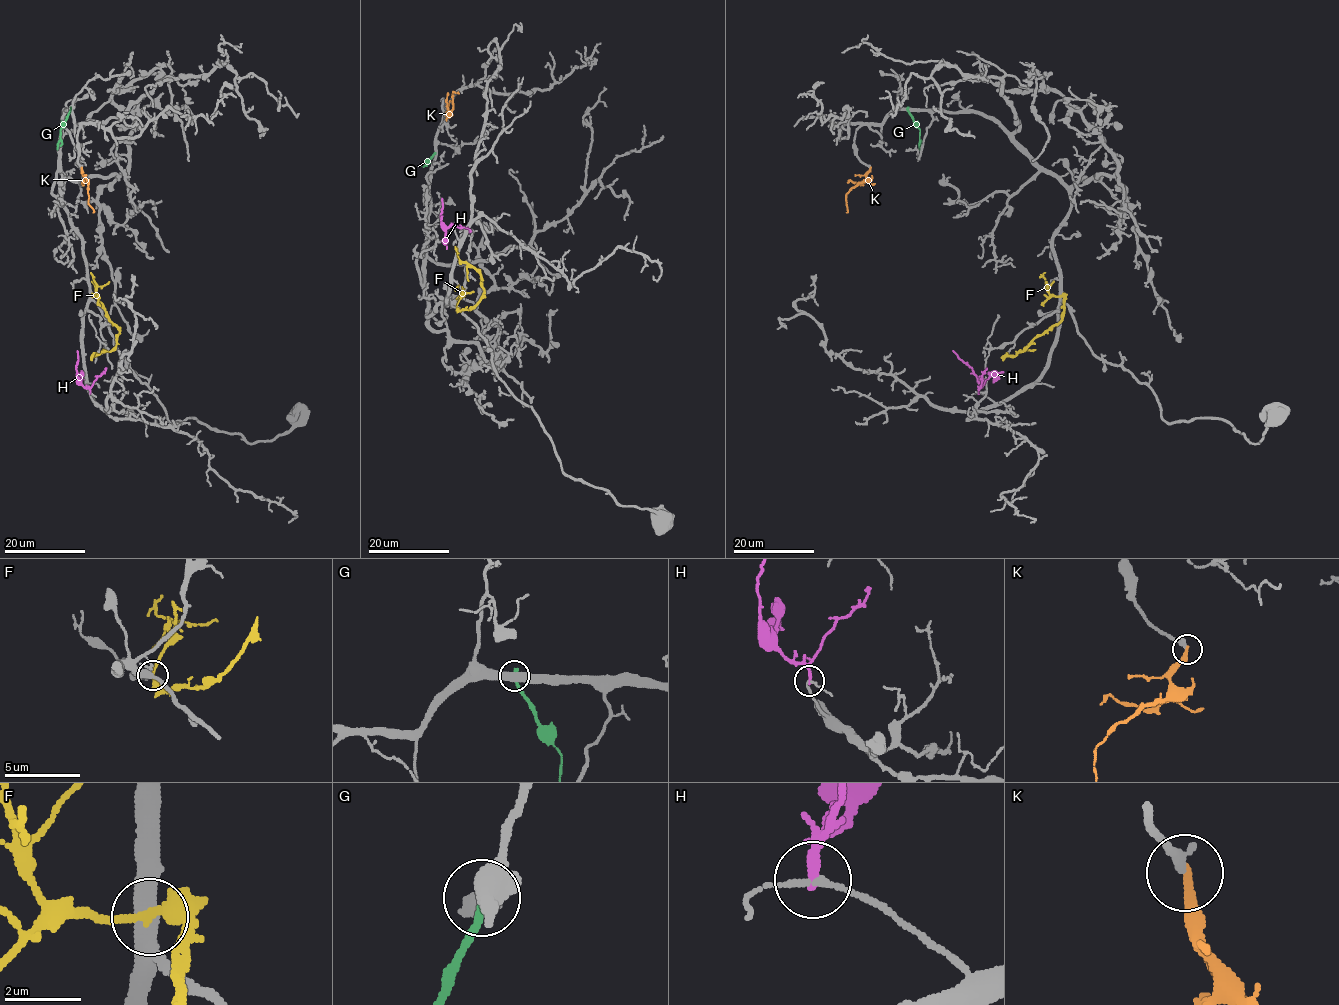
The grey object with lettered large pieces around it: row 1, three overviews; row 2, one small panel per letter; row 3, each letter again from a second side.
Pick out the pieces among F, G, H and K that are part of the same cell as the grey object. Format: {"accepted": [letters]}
{"accepted": ["K"]}

